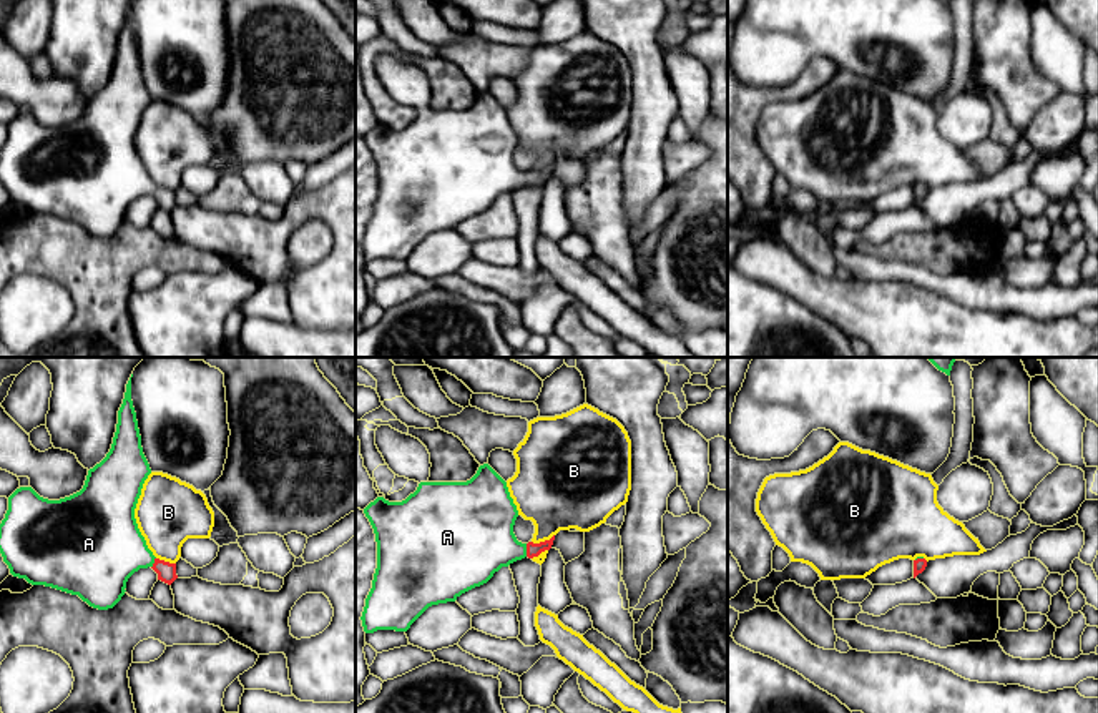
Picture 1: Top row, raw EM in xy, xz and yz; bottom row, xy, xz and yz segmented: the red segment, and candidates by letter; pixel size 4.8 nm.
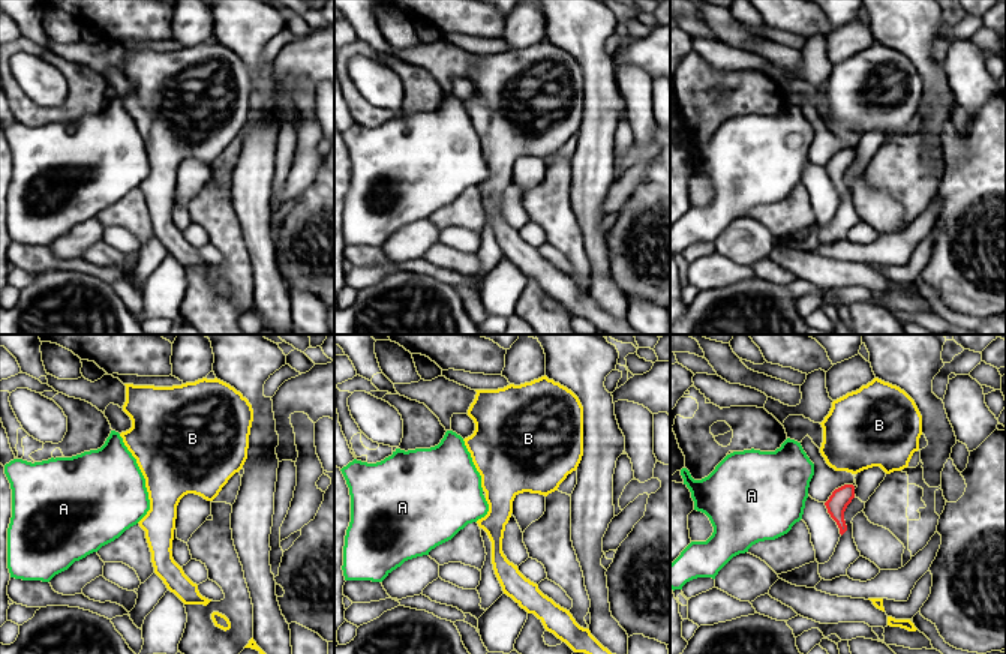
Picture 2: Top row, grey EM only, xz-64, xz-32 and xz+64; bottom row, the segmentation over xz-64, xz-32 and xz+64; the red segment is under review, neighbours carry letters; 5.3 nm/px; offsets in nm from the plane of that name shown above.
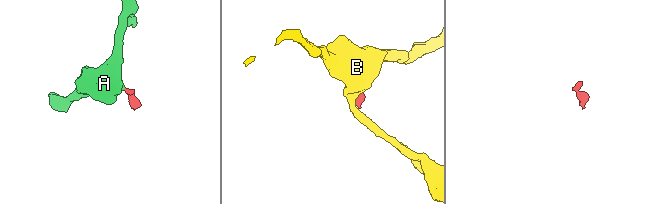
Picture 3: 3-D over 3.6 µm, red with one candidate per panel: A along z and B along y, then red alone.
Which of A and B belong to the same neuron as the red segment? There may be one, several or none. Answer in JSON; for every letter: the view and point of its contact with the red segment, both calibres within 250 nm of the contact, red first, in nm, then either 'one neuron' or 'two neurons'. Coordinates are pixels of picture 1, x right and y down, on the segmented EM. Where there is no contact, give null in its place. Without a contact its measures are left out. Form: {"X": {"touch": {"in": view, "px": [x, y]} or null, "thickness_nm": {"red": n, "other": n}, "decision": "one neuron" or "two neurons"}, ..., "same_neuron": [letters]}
{"A": {"touch": {"in": "xz", "px": [527, 550]}, "thickness_nm": {"red": 60, "other": 360}, "decision": "one neuron"}, "B": {"touch": {"in": "xz", "px": [542, 542]}, "thickness_nm": {"red": 60, "other": 360}, "decision": "two neurons"}, "same_neuron": ["A"]}

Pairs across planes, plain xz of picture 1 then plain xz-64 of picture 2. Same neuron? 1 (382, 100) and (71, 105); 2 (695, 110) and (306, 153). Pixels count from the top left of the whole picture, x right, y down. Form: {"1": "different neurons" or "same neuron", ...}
{"1": "same neuron", "2": "same neuron"}

